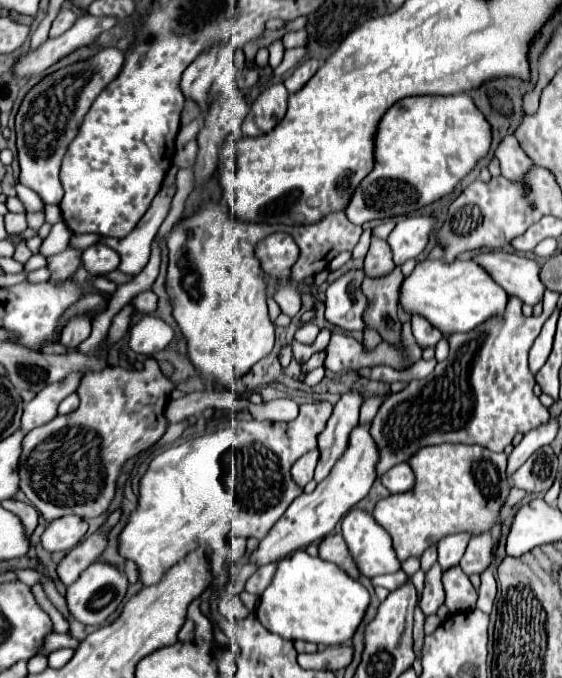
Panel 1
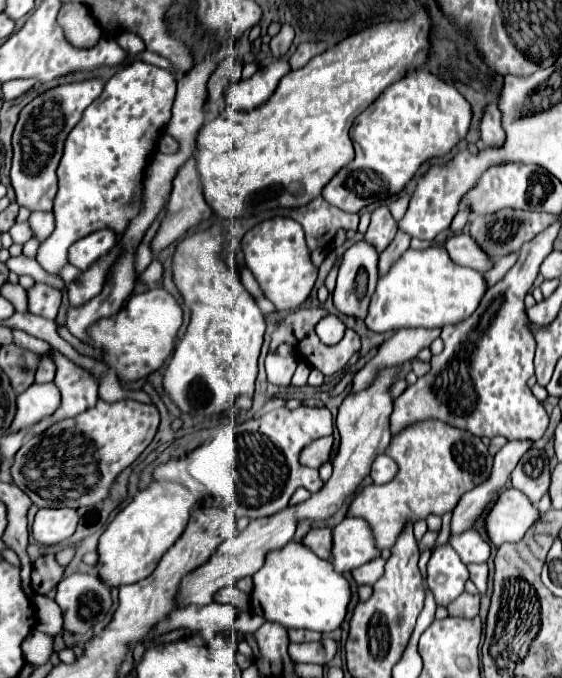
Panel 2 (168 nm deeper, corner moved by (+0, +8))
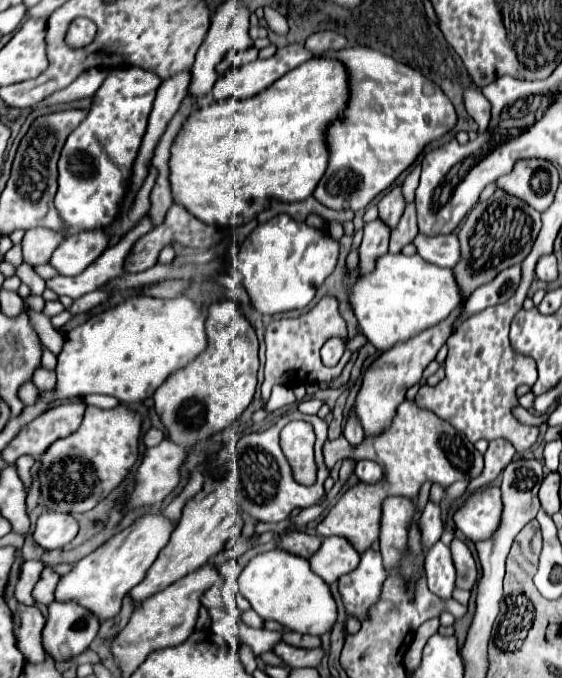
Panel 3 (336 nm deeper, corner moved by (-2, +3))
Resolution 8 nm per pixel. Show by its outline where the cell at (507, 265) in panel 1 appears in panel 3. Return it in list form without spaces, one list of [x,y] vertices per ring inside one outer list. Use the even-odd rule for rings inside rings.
[[[418,234],[414,238],[414,244],[418,248],[418,254],[436,266],[454,268],[454,264],[458,264],[458,260],[460,260],[460,248],[458,248],[456,234],[434,236],[434,238]]]

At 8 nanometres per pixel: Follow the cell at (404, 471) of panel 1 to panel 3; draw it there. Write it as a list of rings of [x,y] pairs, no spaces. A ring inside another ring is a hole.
[[[358,460],[356,462],[356,476],[366,484],[376,484],[384,478],[382,468],[372,460]]]

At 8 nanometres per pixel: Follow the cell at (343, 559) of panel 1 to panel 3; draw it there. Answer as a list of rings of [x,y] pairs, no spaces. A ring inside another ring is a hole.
[[[290,532],[286,536],[282,536],[280,540],[280,548],[296,554],[296,556],[302,556],[302,558],[310,558],[314,556],[314,552],[320,548],[322,544],[322,538],[318,534],[310,536],[306,532]]]

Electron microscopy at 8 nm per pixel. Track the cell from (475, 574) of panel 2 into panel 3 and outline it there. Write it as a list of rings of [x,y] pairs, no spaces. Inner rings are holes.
[[[454,540],[450,544],[450,550],[452,550],[454,566],[458,570],[456,586],[464,588],[464,590],[472,590],[476,580],[478,580],[478,566],[476,566],[476,560],[474,560],[472,552],[468,550],[468,546],[462,540]]]

